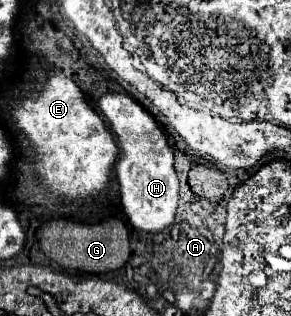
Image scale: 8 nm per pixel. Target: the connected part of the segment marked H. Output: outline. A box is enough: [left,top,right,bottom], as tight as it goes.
[98,93,178,233]

